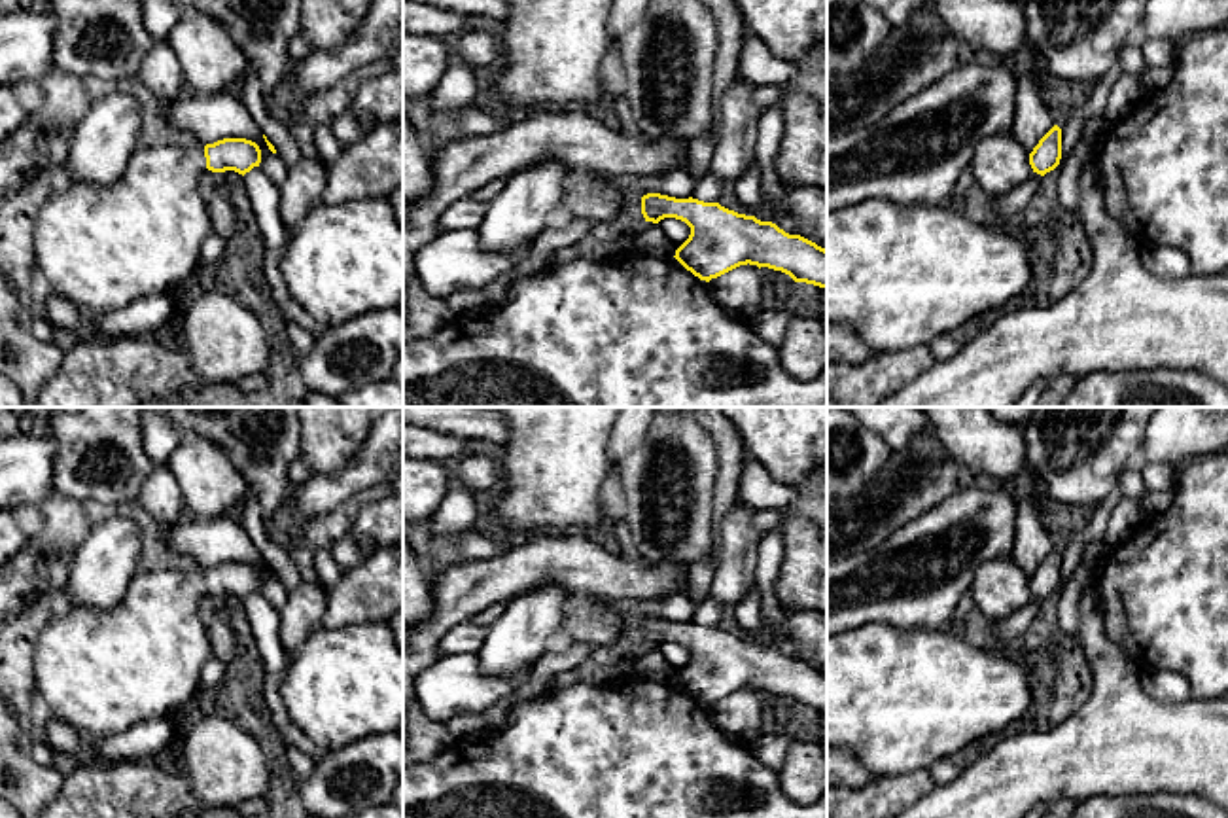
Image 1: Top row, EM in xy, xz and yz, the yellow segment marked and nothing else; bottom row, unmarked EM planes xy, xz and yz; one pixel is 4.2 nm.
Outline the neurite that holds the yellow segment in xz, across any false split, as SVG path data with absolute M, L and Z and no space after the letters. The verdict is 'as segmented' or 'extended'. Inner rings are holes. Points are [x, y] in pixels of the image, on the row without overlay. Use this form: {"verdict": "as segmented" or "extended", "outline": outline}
{"verdict": "as segmented", "outline": "M660 617L641 621L641 638L645 646L675 642L691 651L674 682L700 704L710 706L749 687L827 714L827 674L800 659L785 657L772 646L738 638L719 627Z"}

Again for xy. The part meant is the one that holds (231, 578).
{"verdict": "extended", "outline": "M223 562L206 570L199 566L193 570L140 570L114 610L61 606L34 644L34 691L57 720L93 740L189 708L201 689L201 670L212 657L206 621L199 615L201 598L235 595L244 600L259 587L259 570L246 562Z"}

